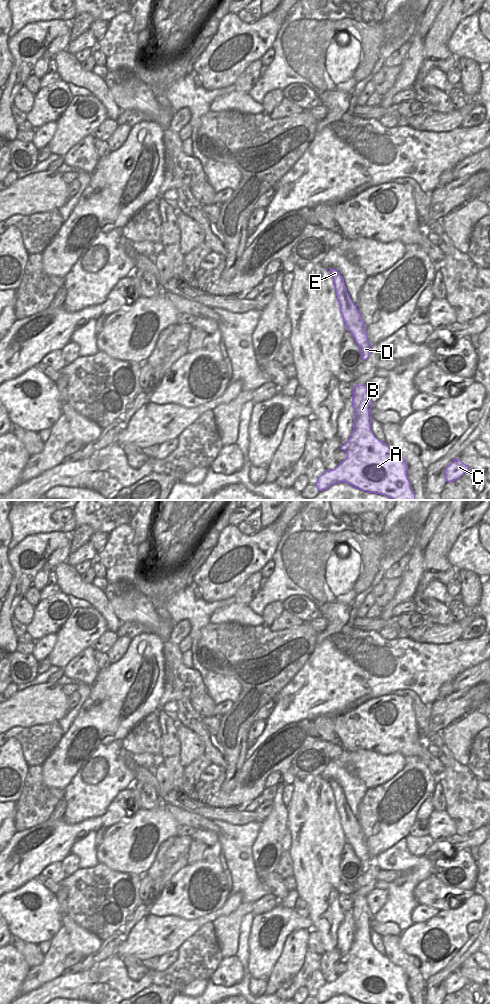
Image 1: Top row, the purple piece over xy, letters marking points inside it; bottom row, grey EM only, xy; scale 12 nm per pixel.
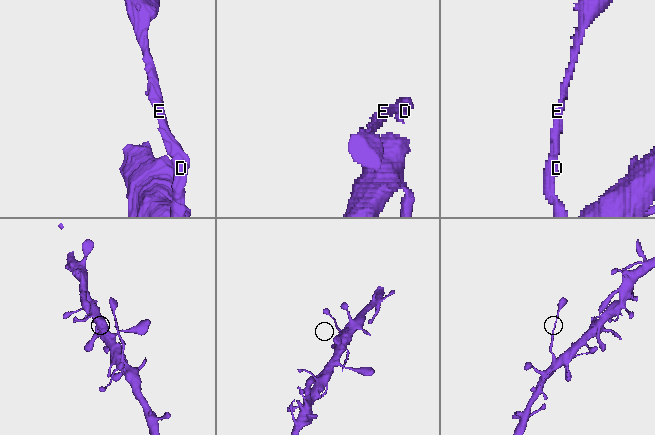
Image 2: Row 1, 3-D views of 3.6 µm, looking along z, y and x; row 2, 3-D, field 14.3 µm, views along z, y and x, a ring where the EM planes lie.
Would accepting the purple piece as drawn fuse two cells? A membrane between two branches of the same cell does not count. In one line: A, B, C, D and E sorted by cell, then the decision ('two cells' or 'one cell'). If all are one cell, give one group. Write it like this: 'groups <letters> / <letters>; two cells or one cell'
groups A B C D E; one cell

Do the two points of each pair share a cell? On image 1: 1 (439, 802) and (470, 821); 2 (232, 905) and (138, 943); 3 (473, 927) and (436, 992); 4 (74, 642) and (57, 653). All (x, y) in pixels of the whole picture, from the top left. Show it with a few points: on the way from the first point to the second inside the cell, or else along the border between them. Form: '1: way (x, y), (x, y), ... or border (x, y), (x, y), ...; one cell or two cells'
1: border (440, 783), (443, 789), (446, 809); two cells
2: way (209, 918), (184, 929), (170, 943), (161, 943); one cell
3: border (479, 923), (479, 929), (470, 935); two cells
4: way (70, 644), (61, 653); one cell

